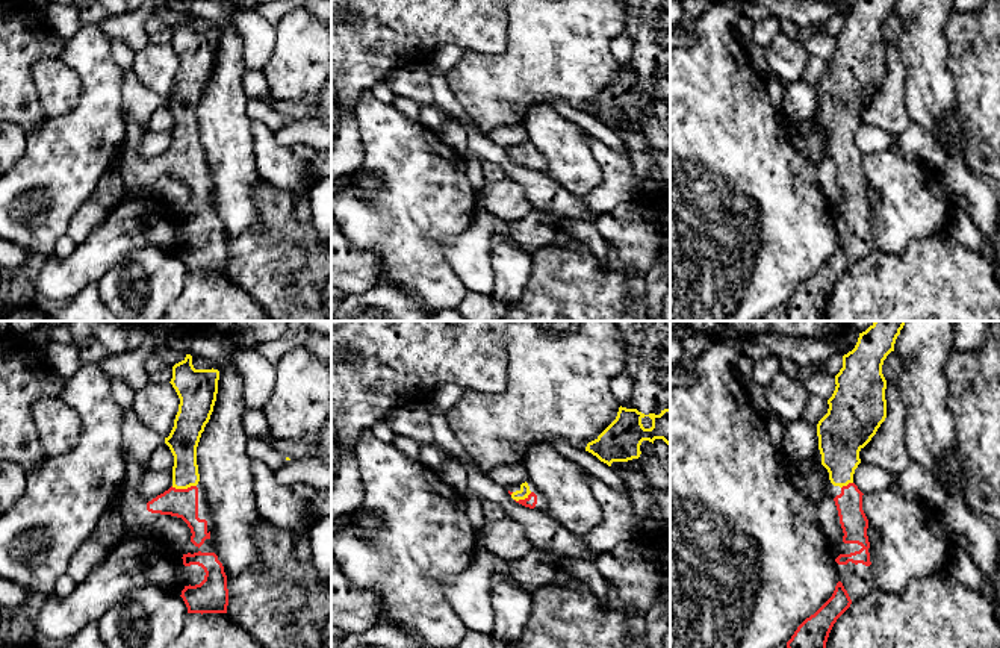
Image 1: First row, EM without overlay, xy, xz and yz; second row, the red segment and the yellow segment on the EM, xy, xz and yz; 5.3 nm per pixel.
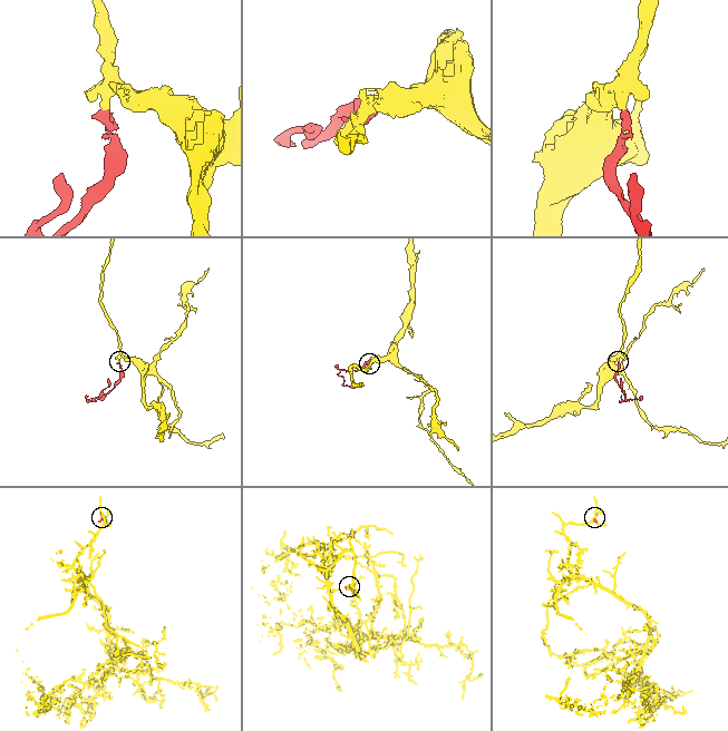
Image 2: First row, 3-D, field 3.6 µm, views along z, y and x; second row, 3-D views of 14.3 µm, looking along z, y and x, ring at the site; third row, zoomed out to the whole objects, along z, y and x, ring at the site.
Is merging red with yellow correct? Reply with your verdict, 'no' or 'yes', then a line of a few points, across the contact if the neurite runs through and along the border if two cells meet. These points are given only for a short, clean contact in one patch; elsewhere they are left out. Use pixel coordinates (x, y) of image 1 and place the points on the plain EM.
yes; line xy (183, 164), (183, 150), (183, 103)

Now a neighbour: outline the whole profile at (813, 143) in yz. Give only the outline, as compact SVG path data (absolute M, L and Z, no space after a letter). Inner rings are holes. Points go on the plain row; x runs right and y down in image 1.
M802 121L793 126L794 144L799 153L817 168L826 153L829 153L829 133L823 126L812 126L809 121Z

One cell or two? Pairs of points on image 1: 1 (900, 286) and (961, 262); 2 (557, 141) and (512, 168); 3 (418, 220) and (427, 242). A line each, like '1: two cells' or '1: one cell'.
1: one cell
2: two cells
3: one cell

